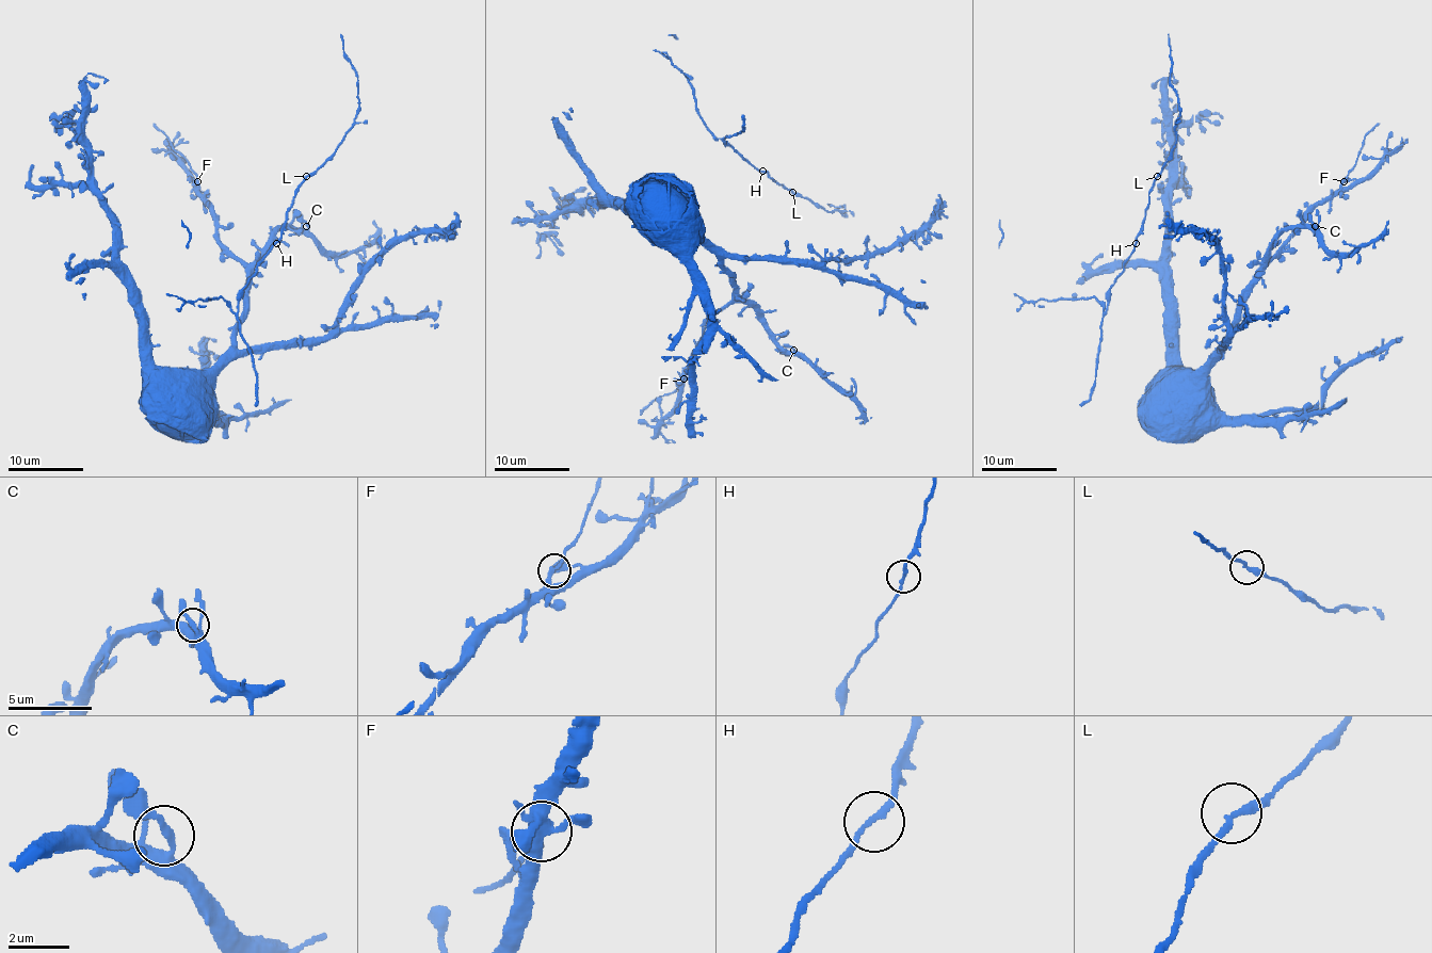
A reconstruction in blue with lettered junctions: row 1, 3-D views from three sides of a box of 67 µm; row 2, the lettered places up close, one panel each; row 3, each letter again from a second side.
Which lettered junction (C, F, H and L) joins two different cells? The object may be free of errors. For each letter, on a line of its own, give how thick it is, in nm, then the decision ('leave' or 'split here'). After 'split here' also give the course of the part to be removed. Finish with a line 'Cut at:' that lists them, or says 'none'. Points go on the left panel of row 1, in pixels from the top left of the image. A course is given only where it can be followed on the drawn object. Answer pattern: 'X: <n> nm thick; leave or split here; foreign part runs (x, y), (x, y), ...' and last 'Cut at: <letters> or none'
C: 200 nm thick; leave
F: 240 nm thick; split here; foreign part runs (197, 180), (167, 138), (153, 123)
H: 200 nm thick; leave
L: 240 nm thick; leave
Cut at: F

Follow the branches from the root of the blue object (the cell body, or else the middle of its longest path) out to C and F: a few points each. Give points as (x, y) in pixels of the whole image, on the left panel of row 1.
C: (164, 394), (170, 381), (209, 370), (234, 342), (246, 276), (271, 233), (306, 226)
F: (164, 394), (170, 381), (219, 360), (243, 311), (246, 267), (219, 239), (219, 219), (197, 180)

